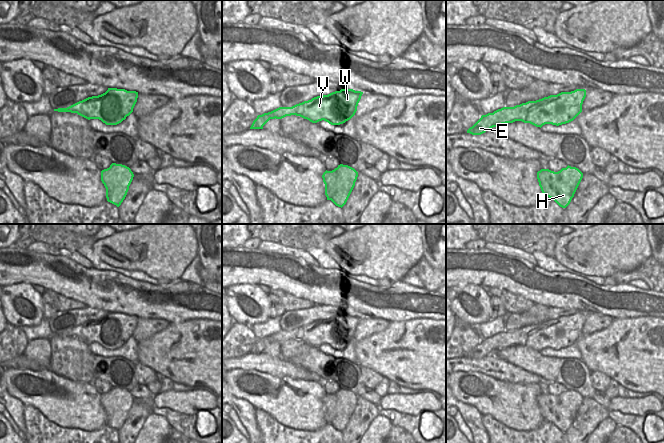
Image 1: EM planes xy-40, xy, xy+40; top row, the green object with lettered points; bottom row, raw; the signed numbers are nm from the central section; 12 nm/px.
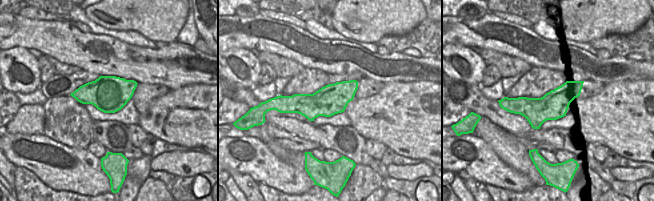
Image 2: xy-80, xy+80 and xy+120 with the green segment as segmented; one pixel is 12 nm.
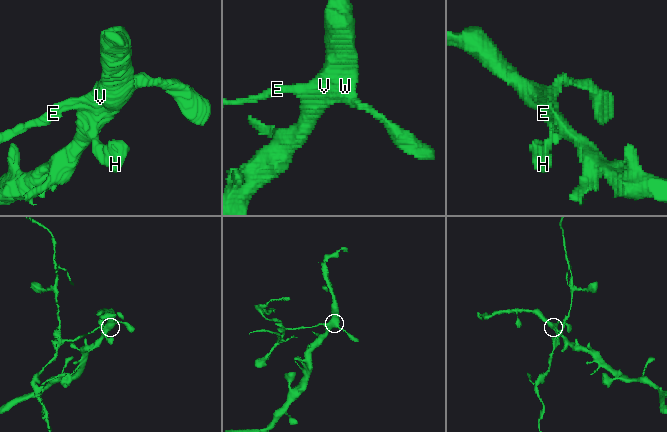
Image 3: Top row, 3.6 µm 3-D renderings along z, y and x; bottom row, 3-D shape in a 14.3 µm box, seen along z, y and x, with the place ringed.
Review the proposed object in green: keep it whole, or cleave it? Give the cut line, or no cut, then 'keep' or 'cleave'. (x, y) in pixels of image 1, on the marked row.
cut in xy+40 along (506, 107), (506, 111), (497, 119), (497, 125); cleave

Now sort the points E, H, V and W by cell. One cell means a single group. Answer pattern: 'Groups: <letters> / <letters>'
Groups: E / H V W.

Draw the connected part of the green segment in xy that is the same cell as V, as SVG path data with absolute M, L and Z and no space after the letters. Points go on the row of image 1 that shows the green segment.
M341 89L328 95L317 96L292 107L282 107L282 113L275 116L282 119L296 115L312 123L326 121L331 125L340 125L350 120L357 111L363 92L353 89Z

